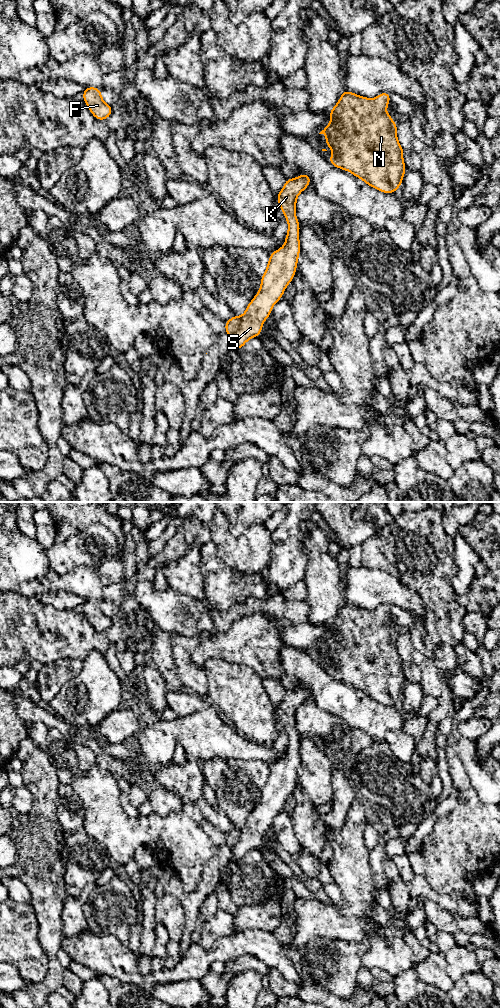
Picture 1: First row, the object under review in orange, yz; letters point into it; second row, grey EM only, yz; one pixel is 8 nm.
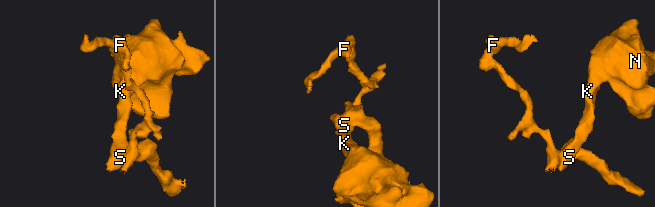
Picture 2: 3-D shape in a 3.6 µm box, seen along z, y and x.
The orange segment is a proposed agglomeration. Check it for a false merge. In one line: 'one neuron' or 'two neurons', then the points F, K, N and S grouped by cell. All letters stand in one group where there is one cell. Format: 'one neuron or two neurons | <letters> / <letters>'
two neurons | F / K N S

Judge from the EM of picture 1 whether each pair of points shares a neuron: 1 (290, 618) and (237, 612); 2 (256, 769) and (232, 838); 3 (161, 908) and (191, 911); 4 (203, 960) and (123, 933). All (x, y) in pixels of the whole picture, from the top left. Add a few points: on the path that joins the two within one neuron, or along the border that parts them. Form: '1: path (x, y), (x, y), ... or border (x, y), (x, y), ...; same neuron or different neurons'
1: path (277, 607), (250, 607); same neuron
2: border (234, 826), (239, 829); different neurons
3: border (168, 893), (184, 909), (182, 933); different neurons
4: border (102, 934), (112, 934), (126, 945); different neurons

